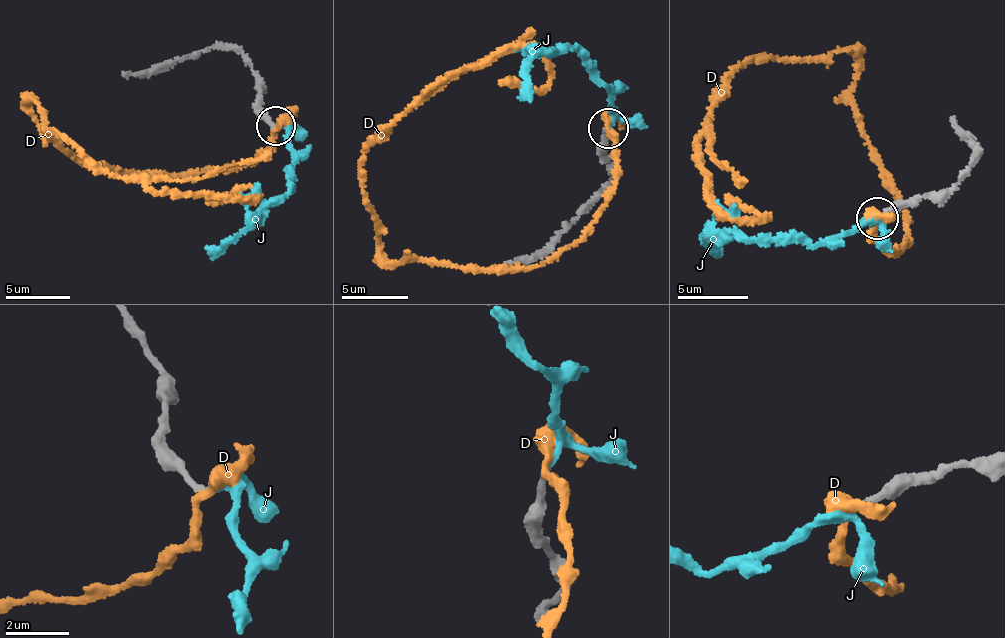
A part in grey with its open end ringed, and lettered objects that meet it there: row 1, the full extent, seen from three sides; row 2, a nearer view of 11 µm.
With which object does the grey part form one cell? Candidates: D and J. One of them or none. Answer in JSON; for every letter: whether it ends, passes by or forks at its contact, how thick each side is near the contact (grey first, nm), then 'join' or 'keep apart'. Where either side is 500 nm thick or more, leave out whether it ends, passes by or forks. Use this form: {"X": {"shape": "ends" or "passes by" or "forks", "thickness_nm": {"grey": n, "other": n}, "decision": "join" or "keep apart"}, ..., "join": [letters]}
{"D": {"shape": "passes by", "thickness_nm": {"grey": 190, "other": 300}, "decision": "keep apart"}, "J": {"shape": "ends", "thickness_nm": {"grey": 180, "other": 220}, "decision": "join"}, "join": ["J"]}

